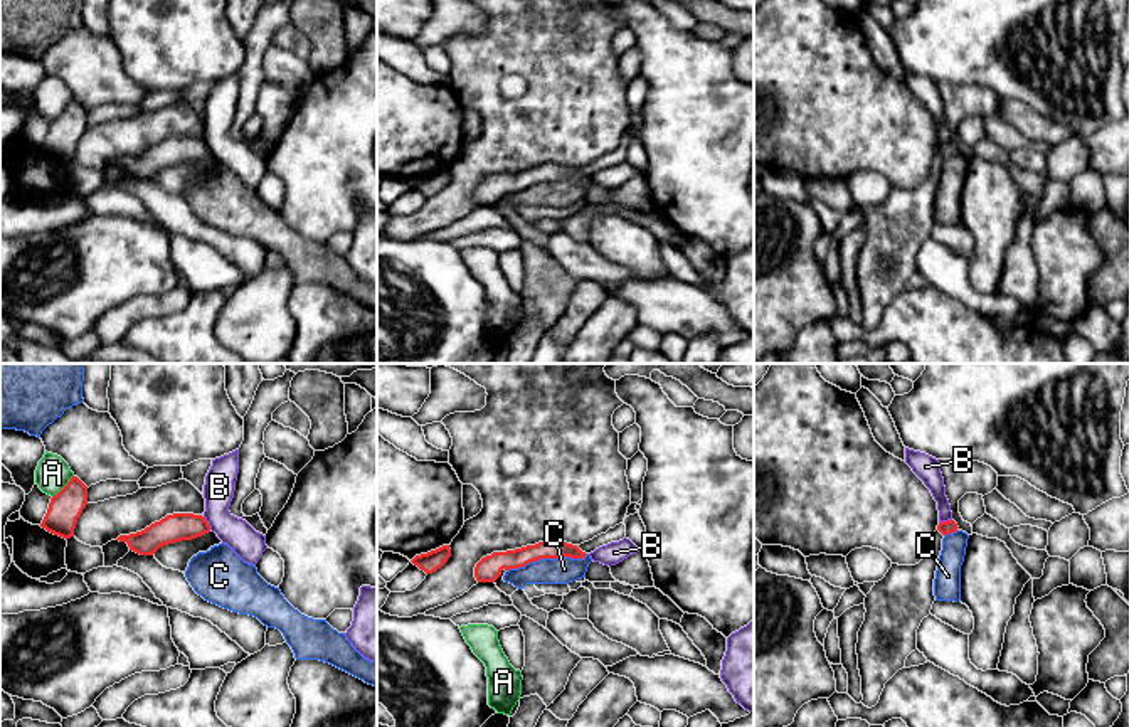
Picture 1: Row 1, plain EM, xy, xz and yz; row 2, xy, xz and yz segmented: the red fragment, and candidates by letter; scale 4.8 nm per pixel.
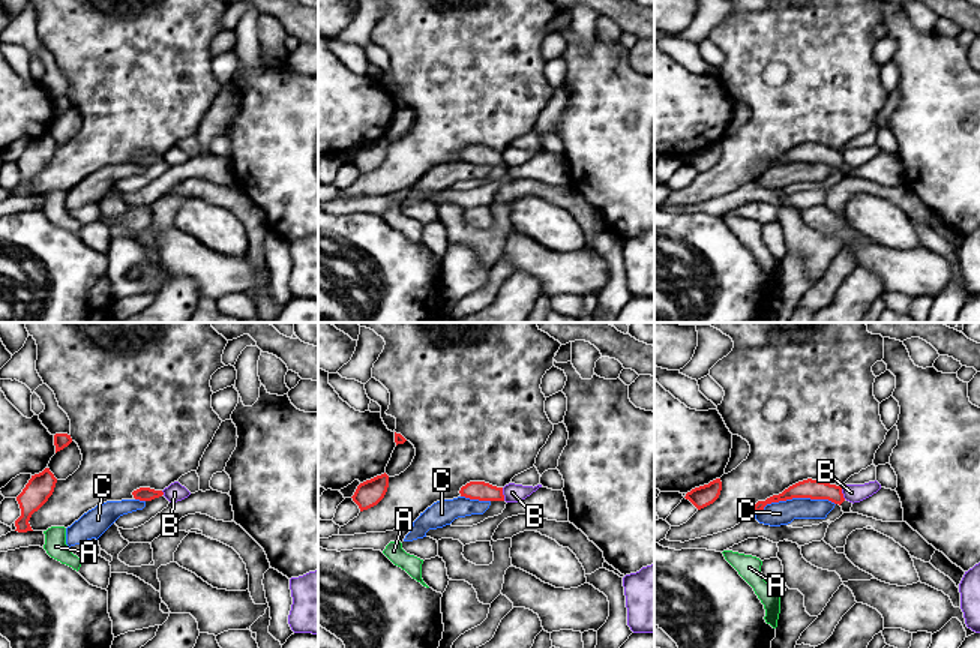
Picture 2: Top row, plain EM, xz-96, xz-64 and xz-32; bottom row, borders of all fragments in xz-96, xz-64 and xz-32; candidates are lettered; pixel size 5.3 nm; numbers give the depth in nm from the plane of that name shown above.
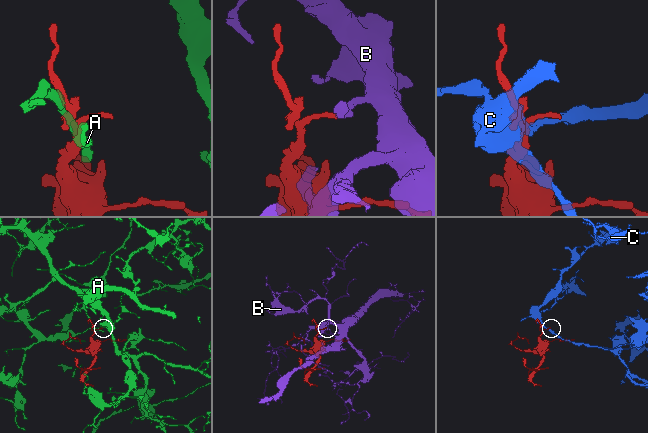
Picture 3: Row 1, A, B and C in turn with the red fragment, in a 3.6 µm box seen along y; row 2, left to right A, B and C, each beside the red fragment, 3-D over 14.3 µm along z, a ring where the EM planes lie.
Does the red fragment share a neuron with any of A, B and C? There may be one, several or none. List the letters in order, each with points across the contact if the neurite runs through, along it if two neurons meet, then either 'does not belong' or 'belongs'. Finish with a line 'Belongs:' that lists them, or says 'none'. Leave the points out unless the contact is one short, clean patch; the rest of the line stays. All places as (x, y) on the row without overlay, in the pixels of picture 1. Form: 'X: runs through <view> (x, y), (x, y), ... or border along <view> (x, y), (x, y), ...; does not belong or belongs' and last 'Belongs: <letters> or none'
A: does not belong
B: border along xy (204, 138), (211, 152); does not belong
C: does not belong
Belongs: none

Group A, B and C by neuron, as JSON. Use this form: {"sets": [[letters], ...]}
{"sets": [["A"], ["B"], ["C"]]}

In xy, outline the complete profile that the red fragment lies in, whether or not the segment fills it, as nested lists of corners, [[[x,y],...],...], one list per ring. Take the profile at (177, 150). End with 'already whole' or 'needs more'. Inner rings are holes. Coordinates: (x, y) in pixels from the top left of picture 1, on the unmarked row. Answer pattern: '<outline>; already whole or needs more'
[[[173,136],[151,146],[141,155],[119,158],[116,163],[126,165],[130,173],[140,178],[153,178],[160,170],[192,163],[210,155],[210,148],[202,138]]]; already whole

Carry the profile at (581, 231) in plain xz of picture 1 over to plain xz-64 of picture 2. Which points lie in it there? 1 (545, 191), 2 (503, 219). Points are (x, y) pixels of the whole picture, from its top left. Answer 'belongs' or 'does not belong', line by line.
1: belongs
2: does not belong

